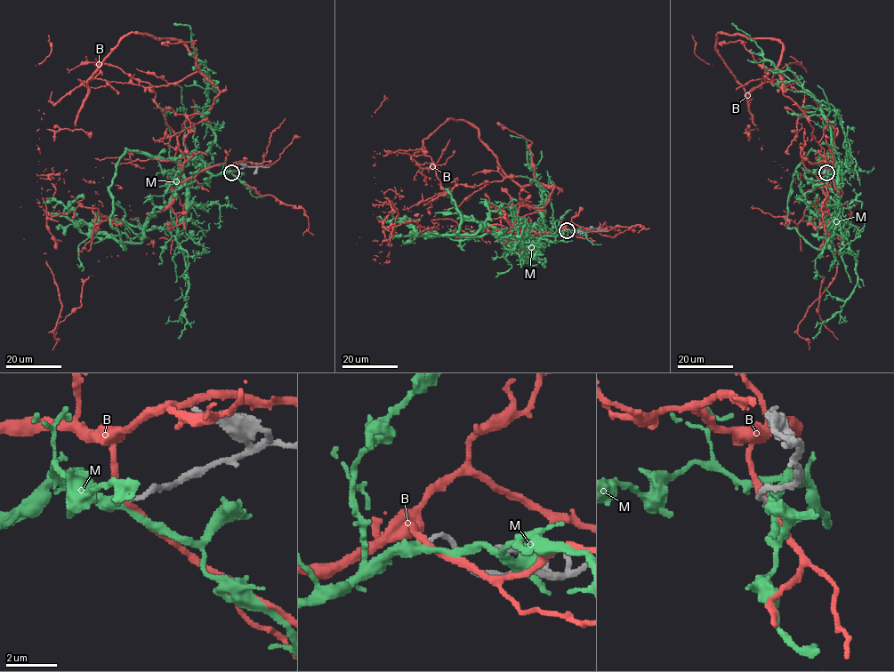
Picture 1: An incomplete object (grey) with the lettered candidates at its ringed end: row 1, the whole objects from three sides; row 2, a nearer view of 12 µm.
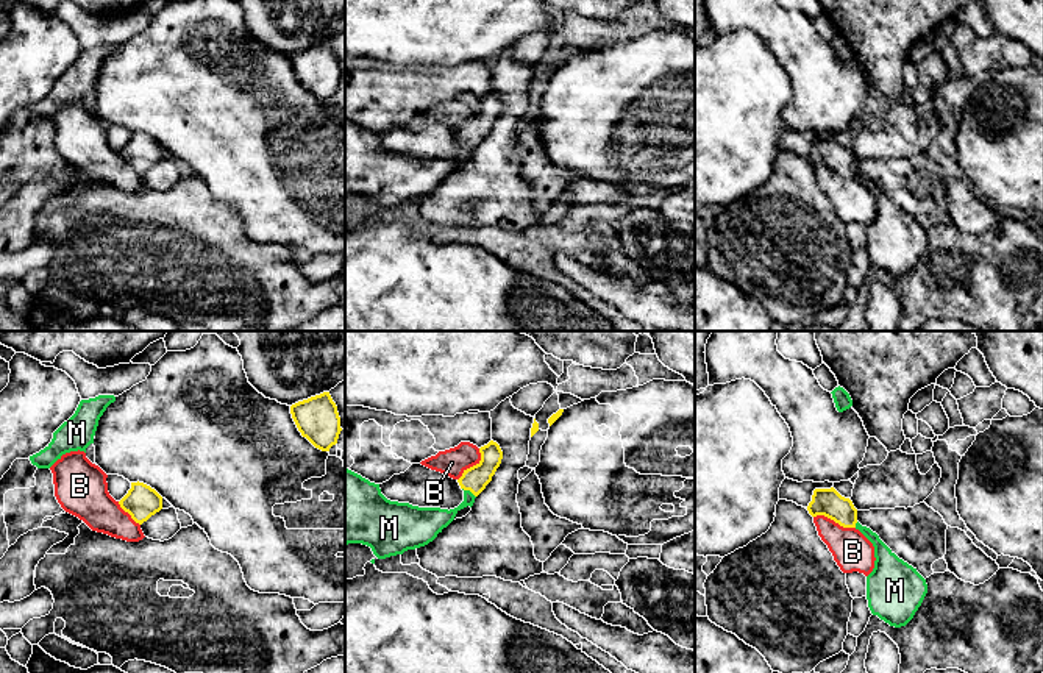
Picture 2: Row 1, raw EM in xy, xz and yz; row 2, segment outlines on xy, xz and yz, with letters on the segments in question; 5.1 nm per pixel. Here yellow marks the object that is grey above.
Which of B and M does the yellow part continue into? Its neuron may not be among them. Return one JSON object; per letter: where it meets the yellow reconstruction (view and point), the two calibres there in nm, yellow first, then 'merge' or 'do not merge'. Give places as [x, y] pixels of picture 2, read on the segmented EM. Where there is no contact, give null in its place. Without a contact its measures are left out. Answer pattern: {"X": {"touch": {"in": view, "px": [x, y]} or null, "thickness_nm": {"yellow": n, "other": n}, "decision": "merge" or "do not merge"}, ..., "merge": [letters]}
{"B": {"touch": {"in": "yz", "px": [834, 520]}, "thickness_nm": {"yellow": 140, "other": 200}, "decision": "do not merge"}, "M": {"touch": {"in": "xz", "px": [469, 489]}, "thickness_nm": {"yellow": 130, "other": 140}, "decision": "merge"}, "merge": ["M"]}

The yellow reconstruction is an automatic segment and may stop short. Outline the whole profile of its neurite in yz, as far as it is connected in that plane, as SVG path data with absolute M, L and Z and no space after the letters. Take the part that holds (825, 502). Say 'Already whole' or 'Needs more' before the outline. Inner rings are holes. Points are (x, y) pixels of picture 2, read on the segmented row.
Needs more. M834 487L815 489L807 511L812 517L824 515L843 528L856 528L873 543L876 561L867 576L868 607L890 626L906 626L927 593L926 579L917 568L899 559L876 532L862 526L853 501Z

